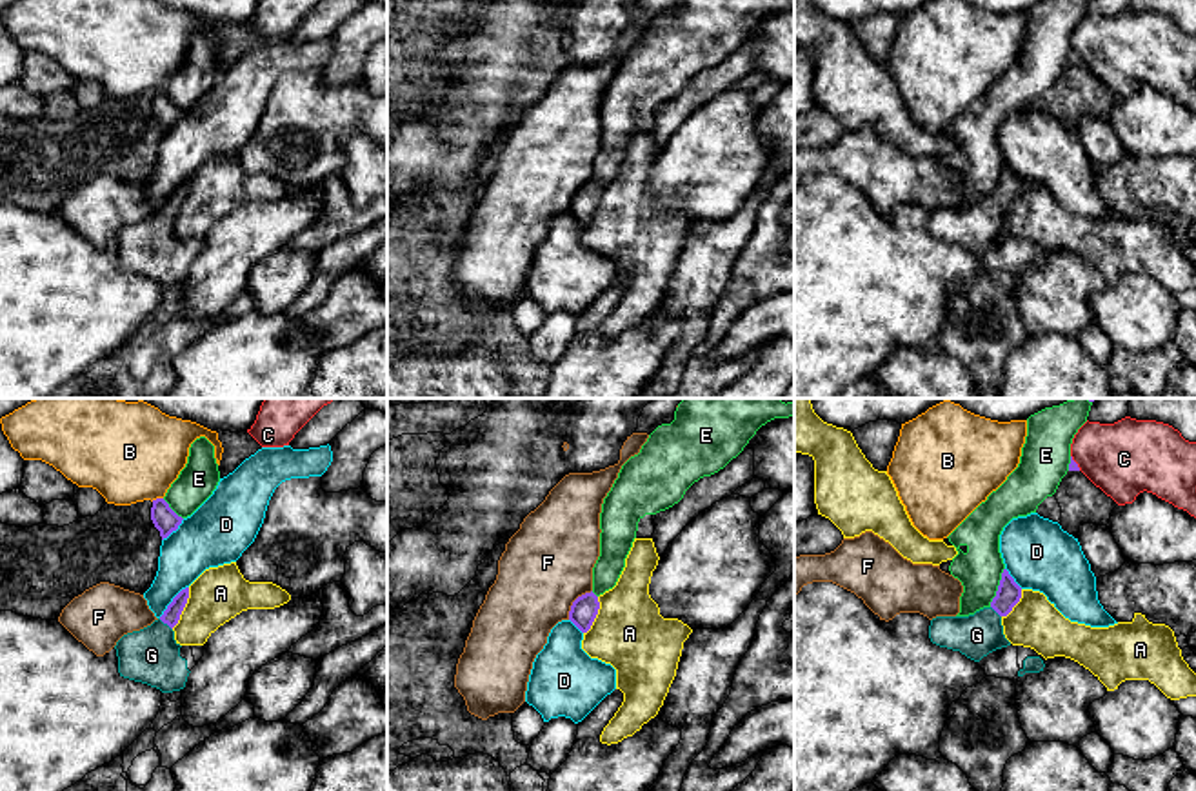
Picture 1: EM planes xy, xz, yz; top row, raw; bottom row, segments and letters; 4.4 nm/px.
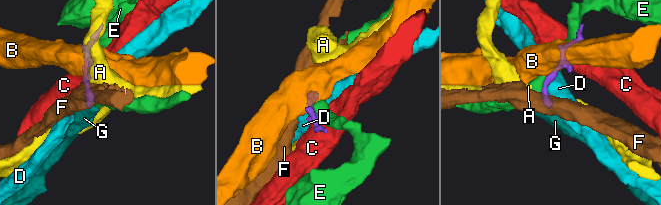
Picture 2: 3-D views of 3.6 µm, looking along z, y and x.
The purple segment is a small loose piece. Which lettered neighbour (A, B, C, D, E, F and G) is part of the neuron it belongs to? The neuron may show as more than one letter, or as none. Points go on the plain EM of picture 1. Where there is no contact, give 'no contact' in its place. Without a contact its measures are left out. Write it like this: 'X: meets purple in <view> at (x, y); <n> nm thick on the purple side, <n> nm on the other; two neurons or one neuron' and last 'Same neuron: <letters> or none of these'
A: meets purple in xy at (184, 199); 80 nm thick on the purple side, 240 nm on the other; two neurons
B: meets purple in xy at (157, 91); 110 nm thick on the purple side, 420 nm on the other; two neurons
C: meets purple in yz at (1075, 55); 50 nm thick on the purple side, 340 nm on the other; two neurons
D: meets purple in xy at (173, 193); 80 nm thick on the purple side, 220 nm on the other; two neurons
E: meets purple in yz at (998, 180); 110 nm thick on the purple side, 200 nm on the other; two neurons
F: meets purple in xz at (573, 195); 120 nm thick on the purple side, 400 nm on the other; two neurons
G: meets purple in xy at (166, 215); 80 nm thick on the purple side, 260 nm on the other; one neuron
Same neuron: G

